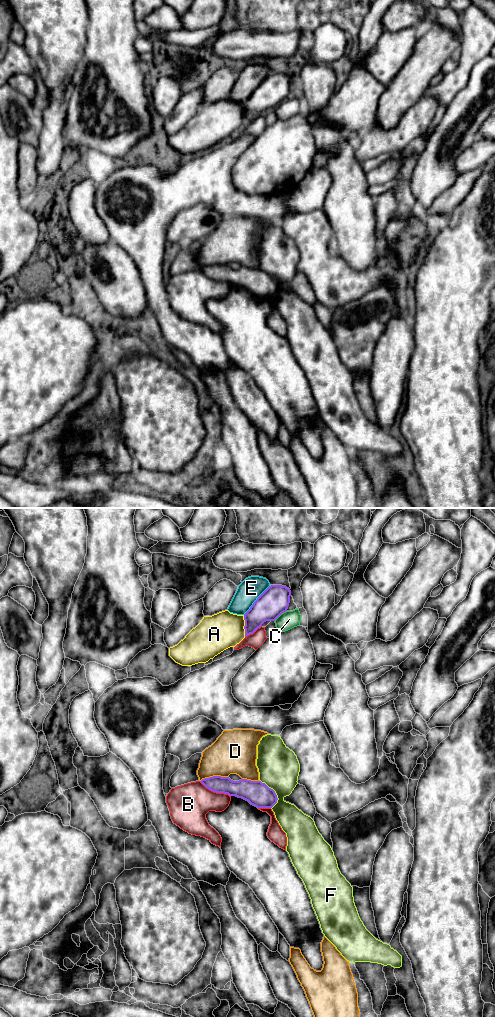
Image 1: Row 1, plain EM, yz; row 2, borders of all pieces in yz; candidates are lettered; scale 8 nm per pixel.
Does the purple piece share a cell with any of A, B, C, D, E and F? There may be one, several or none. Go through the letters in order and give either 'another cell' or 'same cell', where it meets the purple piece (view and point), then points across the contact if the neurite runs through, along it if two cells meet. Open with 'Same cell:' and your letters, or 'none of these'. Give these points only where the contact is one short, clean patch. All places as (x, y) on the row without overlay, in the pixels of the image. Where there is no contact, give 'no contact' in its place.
Same cell: none of these
A: another cell; contact yz (244, 114)
B: another cell; contact yz (215, 279)
C: another cell; contact yz (280, 102); border yz (286, 98), (274, 108)
D: another cell; contact yz (213, 264)
E: another cell; contact yz (257, 87)
F: another cell; contact yz (275, 281); border yz (260, 268), (270, 275), (276, 283), (277, 290), (271, 296)

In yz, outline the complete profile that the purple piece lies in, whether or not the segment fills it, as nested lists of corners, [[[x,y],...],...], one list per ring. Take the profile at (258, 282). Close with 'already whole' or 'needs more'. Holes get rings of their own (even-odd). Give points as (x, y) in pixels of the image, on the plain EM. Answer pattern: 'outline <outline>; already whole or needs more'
outline [[[213,264],[200,270],[213,280],[242,286],[257,296],[272,296],[278,288],[275,279],[261,269],[233,269],[229,265]]]; already whole

